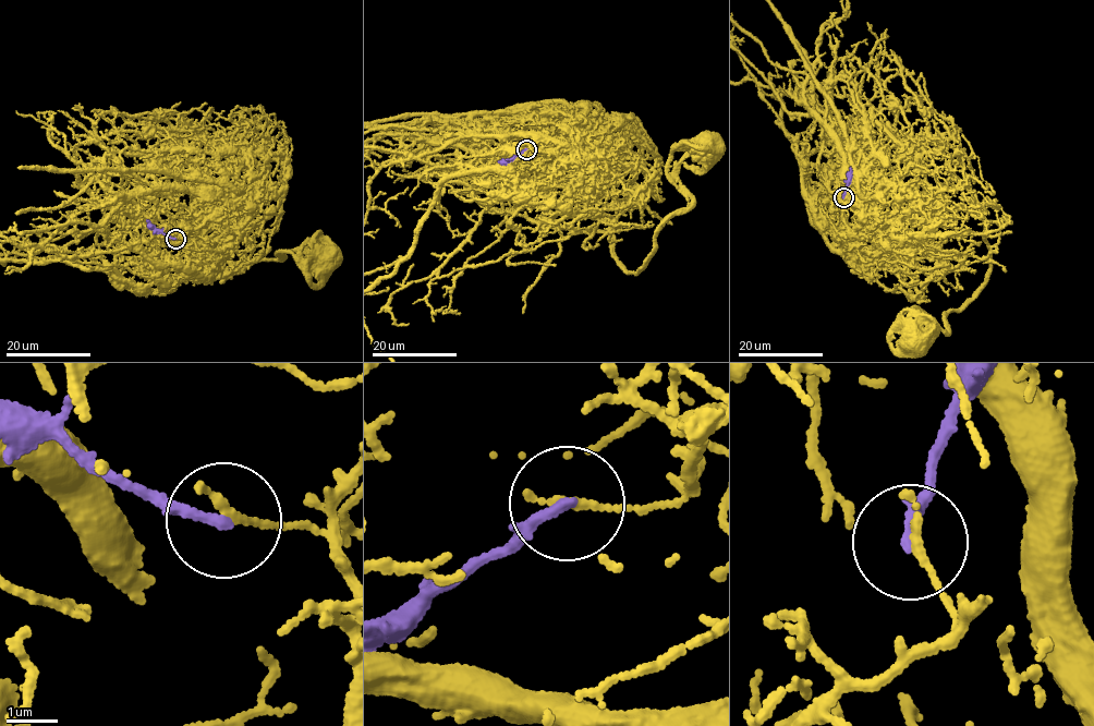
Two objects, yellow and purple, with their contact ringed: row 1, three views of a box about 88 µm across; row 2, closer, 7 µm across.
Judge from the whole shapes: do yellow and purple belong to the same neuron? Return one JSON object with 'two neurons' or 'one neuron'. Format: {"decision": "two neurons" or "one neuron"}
{"decision": "two neurons"}

